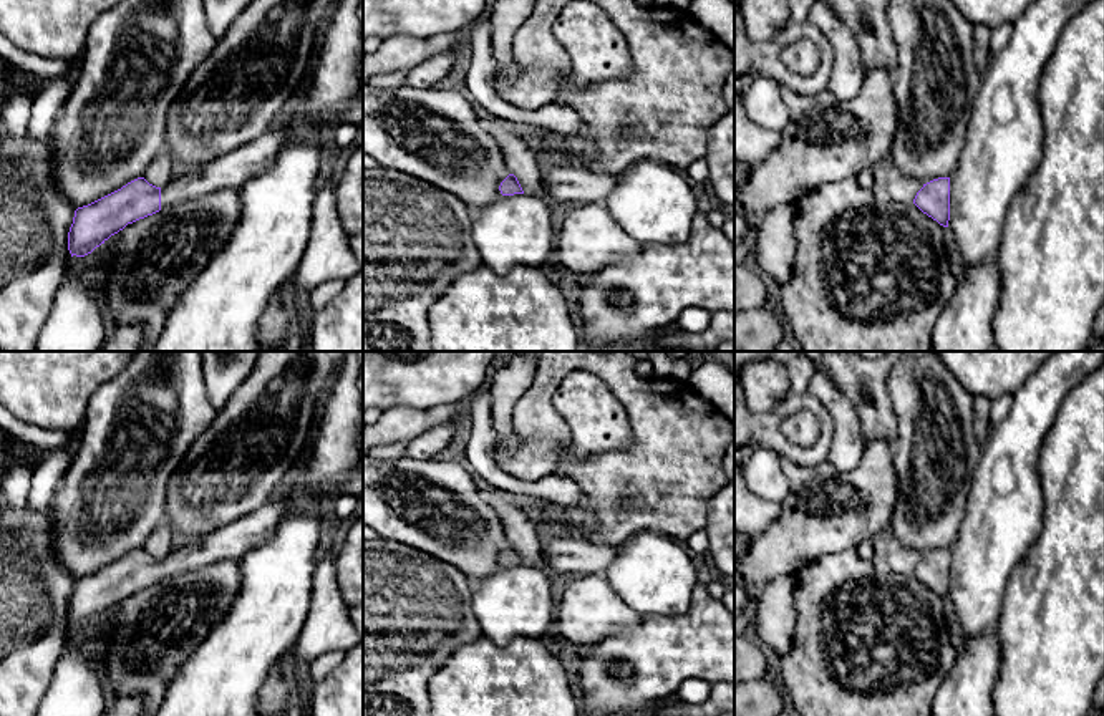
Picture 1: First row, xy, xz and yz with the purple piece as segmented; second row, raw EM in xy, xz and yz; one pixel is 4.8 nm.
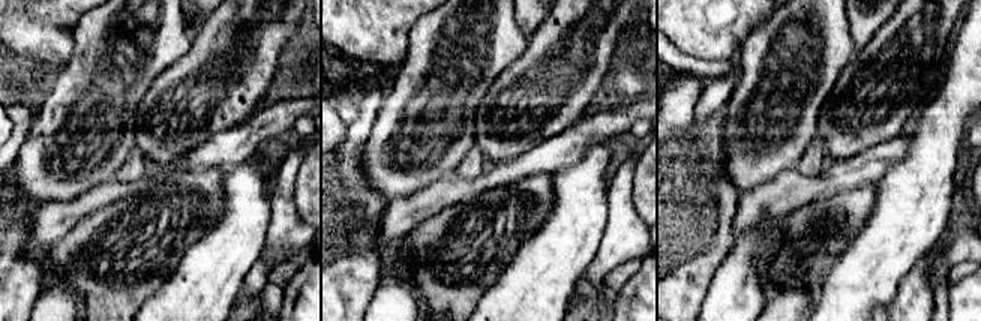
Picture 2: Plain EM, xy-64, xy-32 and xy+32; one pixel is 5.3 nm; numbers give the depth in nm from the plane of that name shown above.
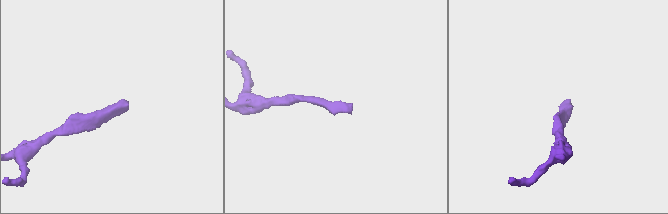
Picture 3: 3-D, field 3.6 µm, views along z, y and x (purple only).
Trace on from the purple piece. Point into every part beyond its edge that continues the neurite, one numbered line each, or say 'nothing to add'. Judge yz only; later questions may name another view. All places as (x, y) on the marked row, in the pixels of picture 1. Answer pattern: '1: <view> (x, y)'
nothing to add

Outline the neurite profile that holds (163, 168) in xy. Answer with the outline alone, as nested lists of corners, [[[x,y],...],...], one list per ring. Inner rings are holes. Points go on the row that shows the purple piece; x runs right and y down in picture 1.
[[[166,146],[148,166],[144,171],[144,179],[156,186],[164,187],[176,174],[177,166],[174,156],[171,154],[169,148]]]

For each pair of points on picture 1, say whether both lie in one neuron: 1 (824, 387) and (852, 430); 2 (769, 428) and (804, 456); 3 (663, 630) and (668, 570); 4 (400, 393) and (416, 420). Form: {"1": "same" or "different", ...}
{"1": "same", "2": "same", "3": "different", "4": "different"}

